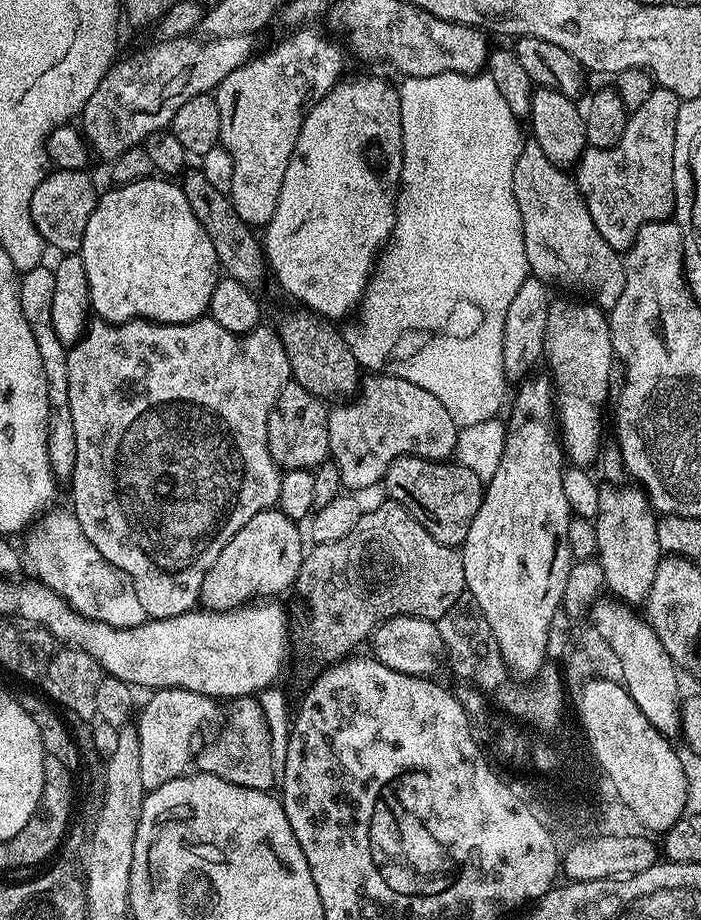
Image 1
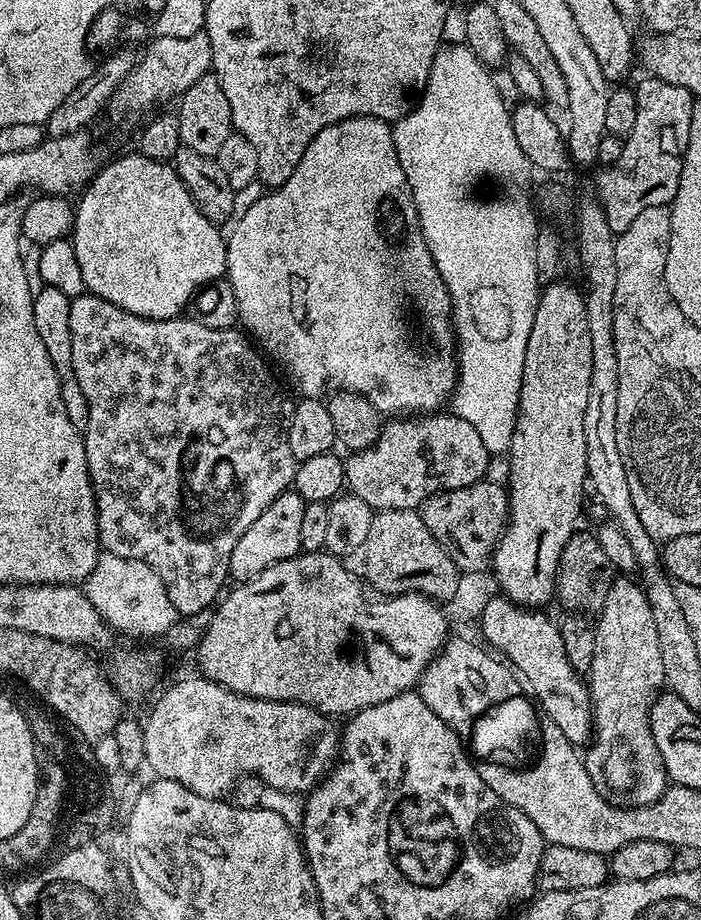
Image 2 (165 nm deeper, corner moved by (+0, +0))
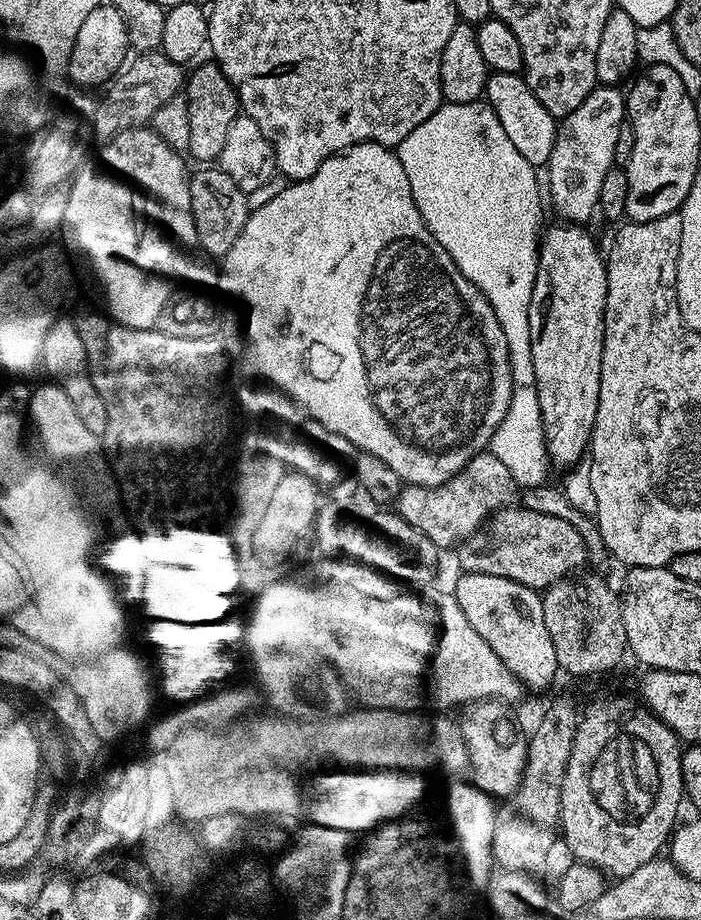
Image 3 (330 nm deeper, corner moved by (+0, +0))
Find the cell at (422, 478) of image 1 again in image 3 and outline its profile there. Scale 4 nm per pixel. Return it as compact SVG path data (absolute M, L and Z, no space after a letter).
M520 507L501 508L491 517L490 525L496 536L487 536L487 531L481 530L459 545L461 569L464 572L510 578L522 586L537 590L549 588L551 584L579 573L583 569L580 567L588 560L583 534L560 516Z

